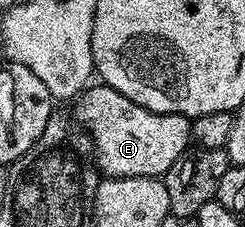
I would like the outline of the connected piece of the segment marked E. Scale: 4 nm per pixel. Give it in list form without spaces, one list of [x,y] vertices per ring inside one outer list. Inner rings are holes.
[[[103,82],[93,83],[85,88],[75,104],[74,119],[92,139],[94,163],[105,177],[142,178],[143,176],[155,176],[160,178],[170,170],[170,166],[174,166],[174,162],[178,162],[180,156],[189,151],[192,126],[187,116],[146,110],[142,106],[138,106],[138,102],[130,102],[130,98],[118,94],[118,90],[114,90],[109,84]]]

